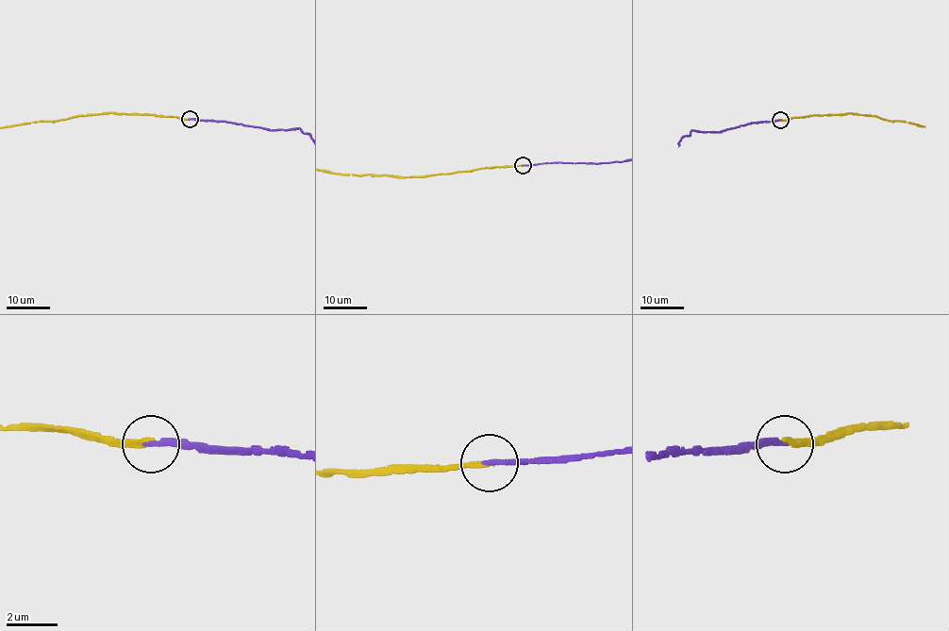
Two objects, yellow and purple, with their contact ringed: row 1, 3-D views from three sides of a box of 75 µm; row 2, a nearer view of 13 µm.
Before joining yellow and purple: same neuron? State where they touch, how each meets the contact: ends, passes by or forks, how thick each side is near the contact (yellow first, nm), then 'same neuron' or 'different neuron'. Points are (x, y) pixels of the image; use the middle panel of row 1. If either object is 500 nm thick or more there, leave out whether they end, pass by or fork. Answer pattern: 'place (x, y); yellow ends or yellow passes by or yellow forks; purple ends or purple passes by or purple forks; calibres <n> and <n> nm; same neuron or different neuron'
place (523, 165); yellow ends; purple ends; calibres 190 and 200 nm; same neuron

